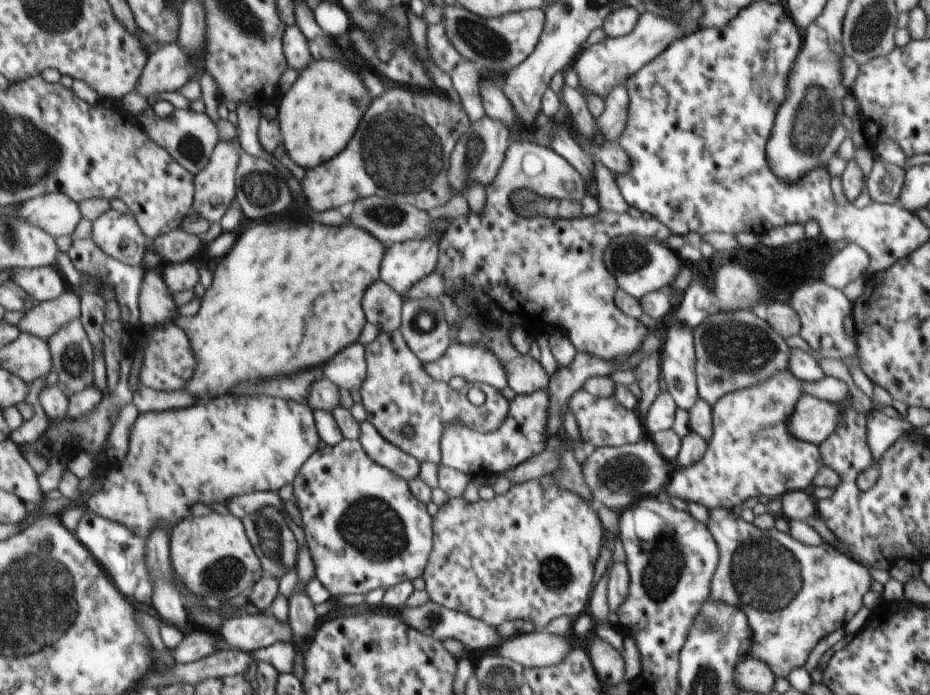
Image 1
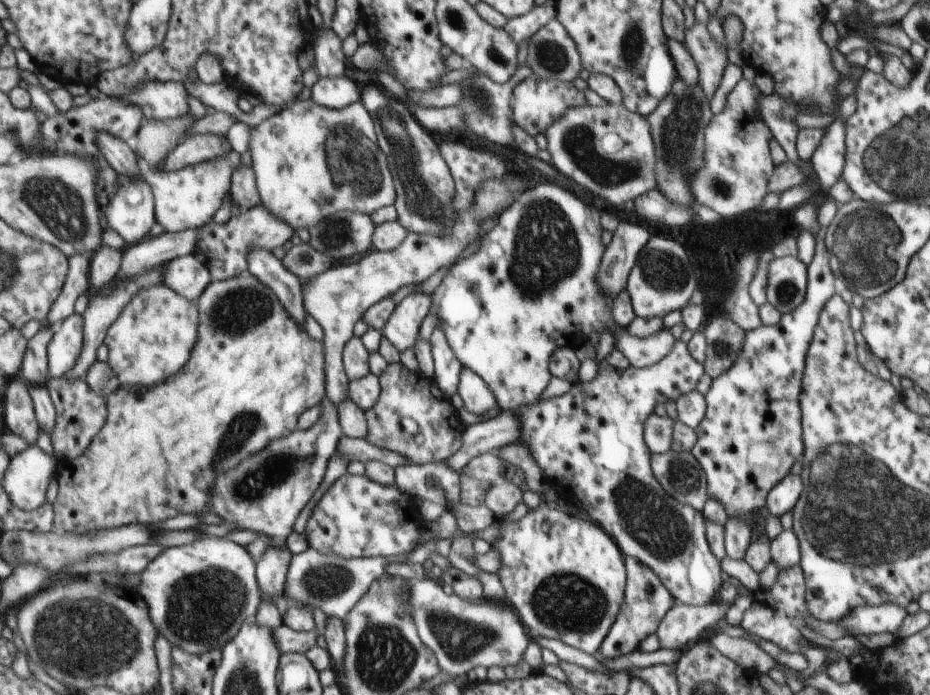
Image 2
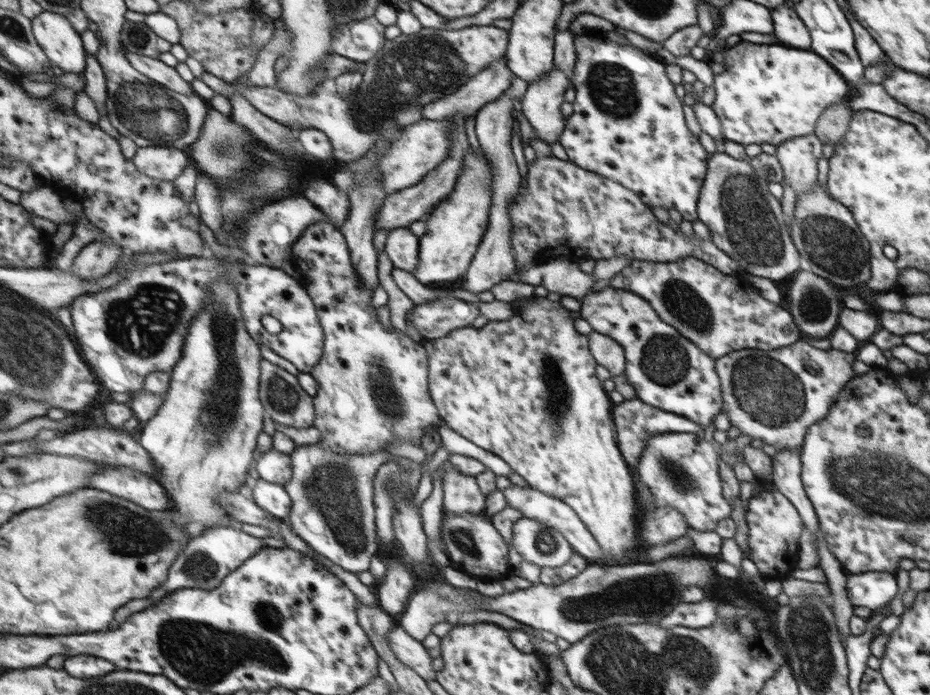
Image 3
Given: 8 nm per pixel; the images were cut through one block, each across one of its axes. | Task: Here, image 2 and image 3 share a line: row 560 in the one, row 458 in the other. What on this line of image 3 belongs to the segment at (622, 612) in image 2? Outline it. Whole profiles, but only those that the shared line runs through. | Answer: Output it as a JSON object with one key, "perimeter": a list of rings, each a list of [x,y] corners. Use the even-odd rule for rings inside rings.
{"perimeter":[[[637,397],[624,399],[622,403],[614,405],[612,416],[614,416],[614,422],[616,422],[616,432],[618,432],[618,448],[624,454],[624,458],[626,458],[630,468],[637,468],[638,459],[645,452],[647,441],[655,434],[670,432],[698,434],[703,432],[700,423],[686,418],[685,415],[674,414],[670,411],[650,406],[649,403],[642,402]]]}

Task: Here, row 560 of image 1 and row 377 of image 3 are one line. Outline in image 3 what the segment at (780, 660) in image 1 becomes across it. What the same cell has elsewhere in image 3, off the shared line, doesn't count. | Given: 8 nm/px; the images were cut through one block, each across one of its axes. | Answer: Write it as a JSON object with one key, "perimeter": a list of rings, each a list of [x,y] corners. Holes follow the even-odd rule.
{"perimeter":[[[802,340],[782,349],[759,350],[743,349],[717,358],[716,369],[721,379],[724,393],[724,411],[730,419],[731,426],[736,426],[742,434],[760,438],[766,444],[772,444],[778,450],[800,449],[805,444],[809,429],[818,421],[829,416],[830,409],[837,404],[837,397],[856,376],[852,370],[854,353],[840,350],[820,350]]]}

